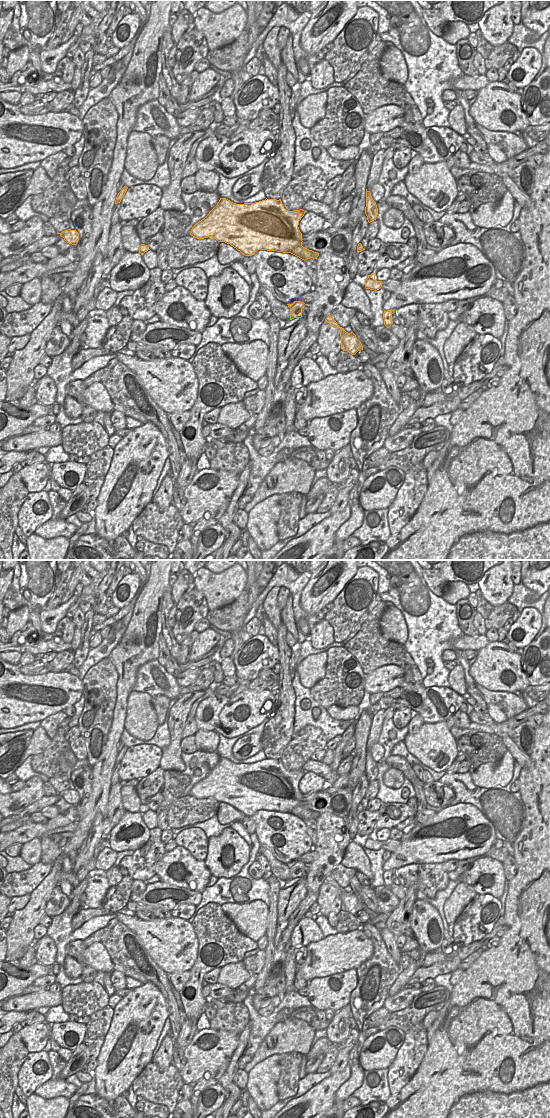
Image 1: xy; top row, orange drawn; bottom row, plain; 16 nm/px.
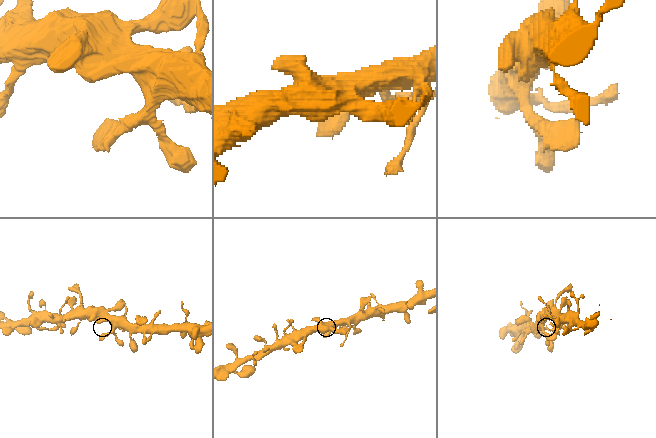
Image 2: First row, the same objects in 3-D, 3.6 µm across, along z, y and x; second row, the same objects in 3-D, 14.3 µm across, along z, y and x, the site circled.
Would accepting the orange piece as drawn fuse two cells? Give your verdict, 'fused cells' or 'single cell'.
single cell

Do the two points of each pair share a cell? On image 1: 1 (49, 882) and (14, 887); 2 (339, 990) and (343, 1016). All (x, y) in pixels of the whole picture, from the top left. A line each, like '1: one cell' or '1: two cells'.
1: two cells
2: two cells

